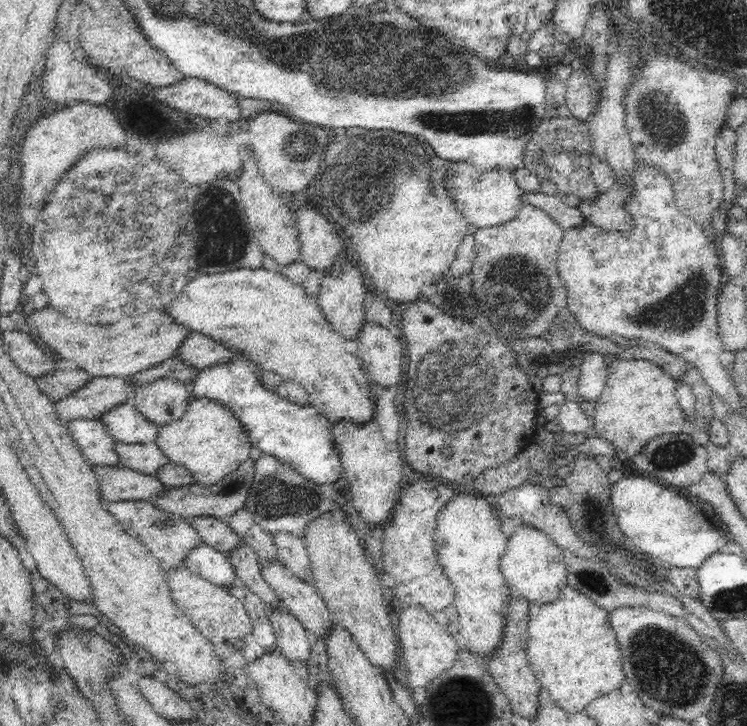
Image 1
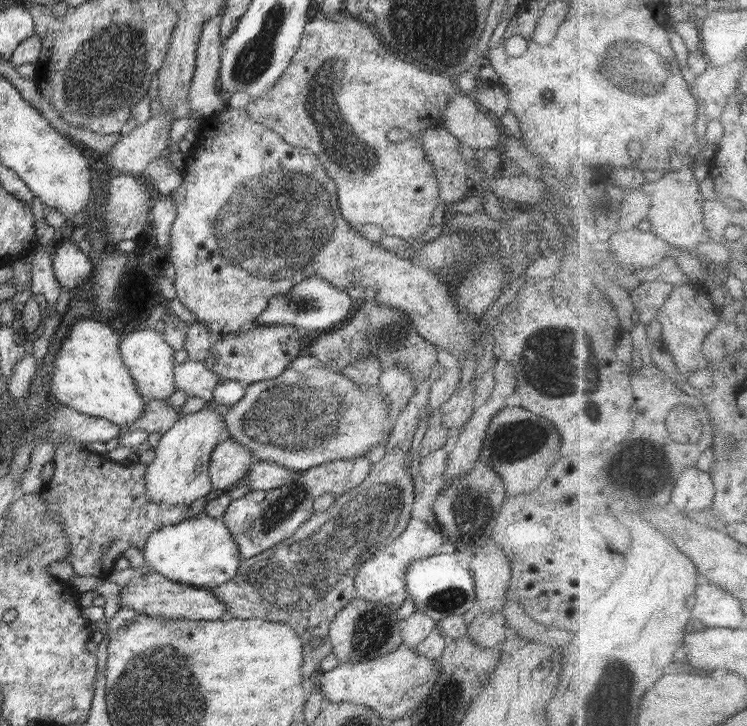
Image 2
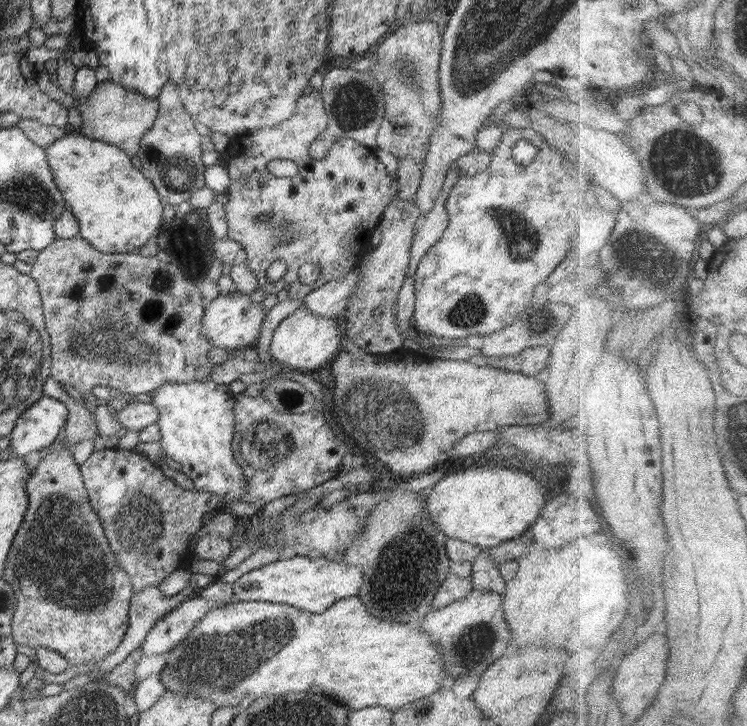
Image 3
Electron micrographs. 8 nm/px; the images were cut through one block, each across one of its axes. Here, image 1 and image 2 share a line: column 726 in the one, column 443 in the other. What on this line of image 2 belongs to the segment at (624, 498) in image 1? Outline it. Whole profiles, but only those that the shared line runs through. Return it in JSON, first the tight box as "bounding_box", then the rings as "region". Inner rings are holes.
{"bounding_box":[354,517,447,609],"region":[[[411,517],[406,529],[396,539],[389,541],[382,549],[378,549],[368,561],[360,565],[360,569],[354,577],[357,598],[398,609],[408,597],[406,583],[404,583],[408,564],[440,554],[440,547],[445,542],[447,539],[444,539],[442,532],[434,532],[426,521]]]}

